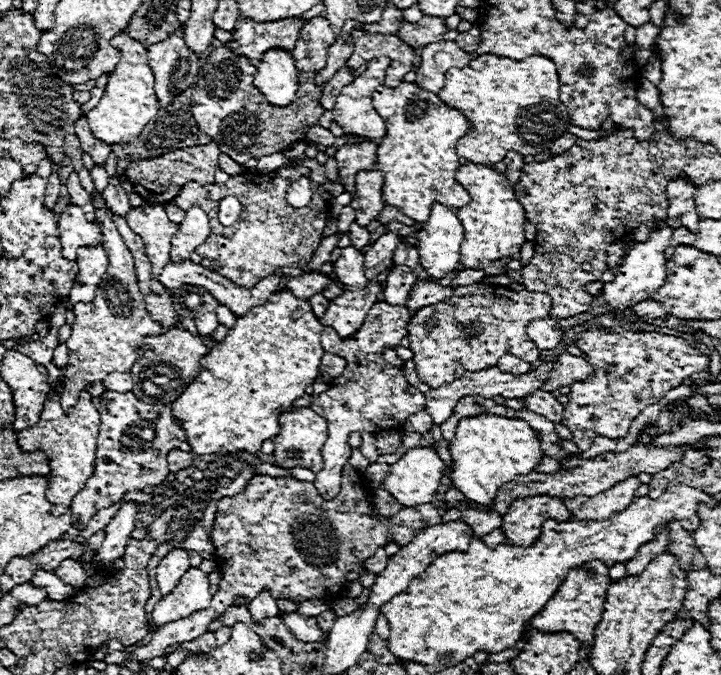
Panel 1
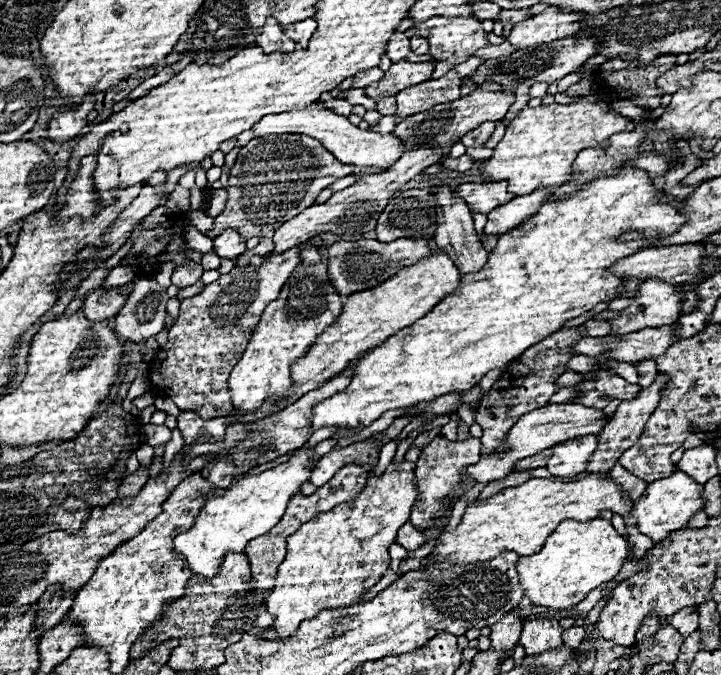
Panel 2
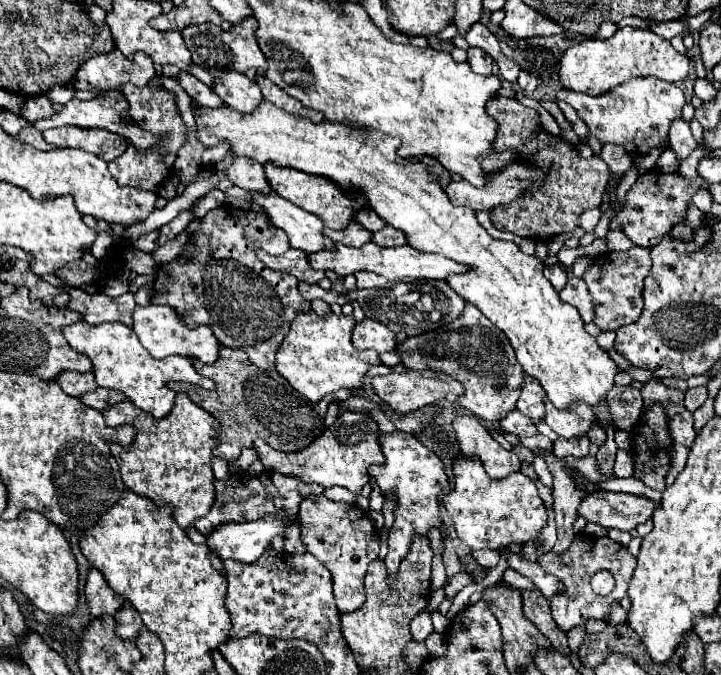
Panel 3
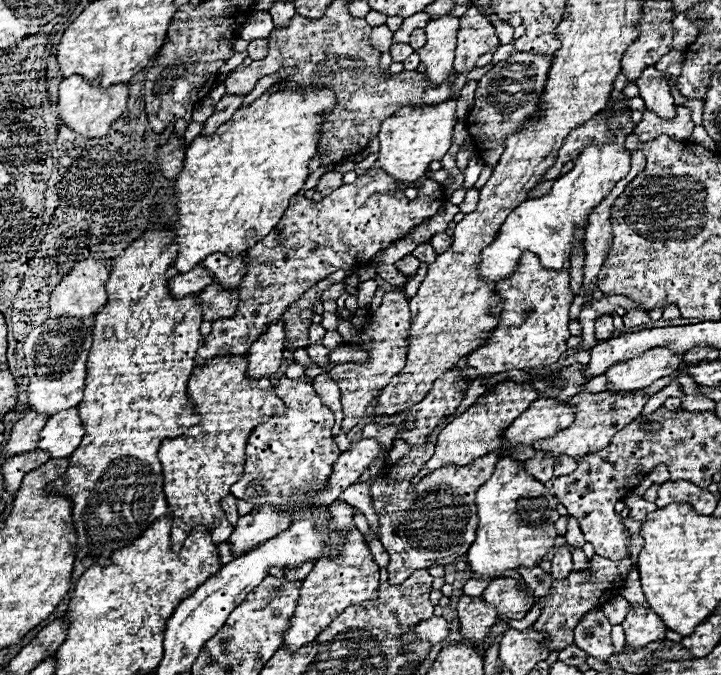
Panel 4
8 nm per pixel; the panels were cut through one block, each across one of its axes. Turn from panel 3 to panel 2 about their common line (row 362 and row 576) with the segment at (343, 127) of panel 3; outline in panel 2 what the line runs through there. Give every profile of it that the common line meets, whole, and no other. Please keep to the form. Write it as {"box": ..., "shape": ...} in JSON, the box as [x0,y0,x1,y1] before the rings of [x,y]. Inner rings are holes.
{"box":[518,518,630,610],"shape":[[[594,518],[588,522],[564,520],[546,540],[540,552],[530,558],[520,558],[518,574],[522,588],[532,604],[564,610],[582,602],[594,588],[610,582],[626,564],[628,554],[630,544],[622,534],[616,532],[612,522],[602,518]]]}

